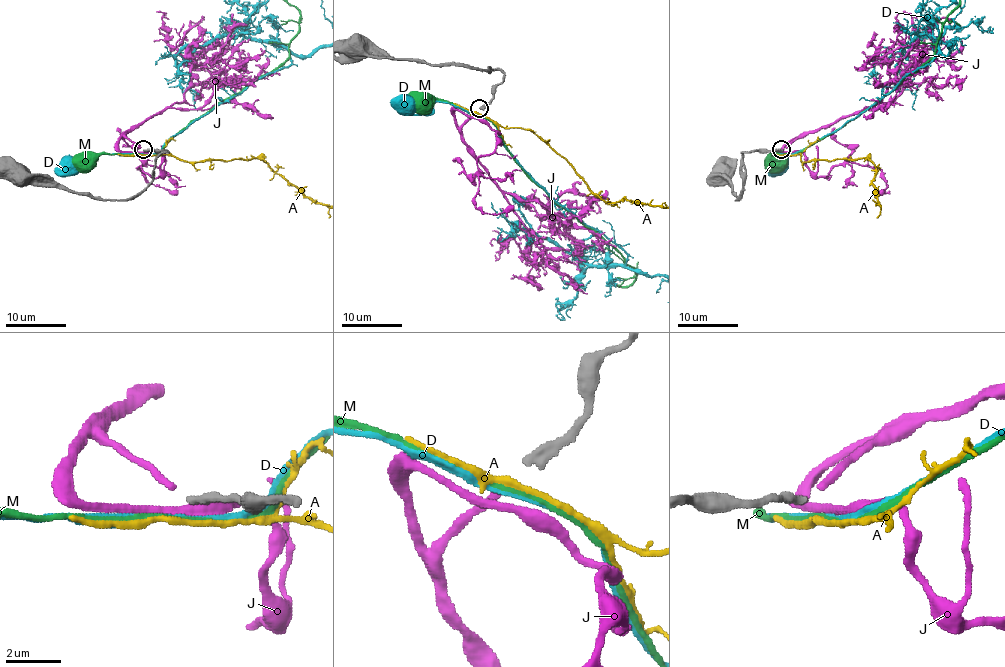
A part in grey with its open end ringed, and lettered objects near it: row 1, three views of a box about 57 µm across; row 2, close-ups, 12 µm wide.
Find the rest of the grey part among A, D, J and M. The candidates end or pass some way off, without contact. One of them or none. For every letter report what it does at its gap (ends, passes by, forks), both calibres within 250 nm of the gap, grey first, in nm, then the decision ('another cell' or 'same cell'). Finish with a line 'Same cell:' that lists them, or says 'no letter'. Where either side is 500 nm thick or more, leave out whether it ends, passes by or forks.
A: it passes by; calibres 360 and 220 nm; another cell
D: it passes by; calibres 360 and 180 nm; another cell
J: it passes by; calibres 360 and 190 nm; same cell
M: it passes by; calibres 360 and 200 nm; another cell
Same cell: J

